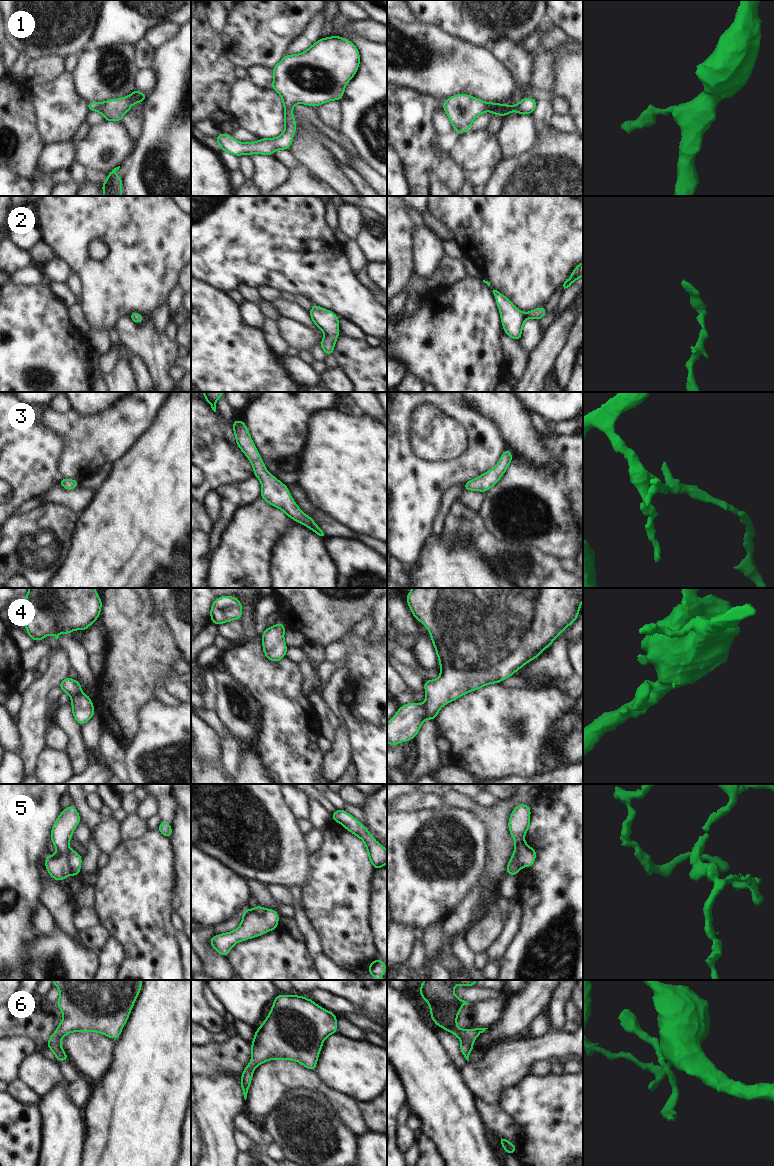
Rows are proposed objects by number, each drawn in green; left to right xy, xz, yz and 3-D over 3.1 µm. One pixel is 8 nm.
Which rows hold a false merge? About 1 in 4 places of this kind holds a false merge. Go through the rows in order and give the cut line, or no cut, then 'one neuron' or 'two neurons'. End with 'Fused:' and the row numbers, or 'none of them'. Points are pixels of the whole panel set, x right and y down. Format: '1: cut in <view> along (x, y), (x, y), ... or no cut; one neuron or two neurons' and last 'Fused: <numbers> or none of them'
1: no cut; one neuron
2: no cut; one neuron
3: no cut; one neuron
4: no cut; one neuron
5: cut in yz along (524, 841), (513, 857), (513, 862), (519, 868); two neurons
6: no cut; one neuron
Fused: 5

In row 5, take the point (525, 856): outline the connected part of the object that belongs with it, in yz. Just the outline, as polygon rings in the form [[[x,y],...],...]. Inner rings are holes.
[[[526,842],[521,844],[518,850],[514,853],[513,863],[519,868],[528,867],[530,868],[537,857],[535,849],[531,848]]]

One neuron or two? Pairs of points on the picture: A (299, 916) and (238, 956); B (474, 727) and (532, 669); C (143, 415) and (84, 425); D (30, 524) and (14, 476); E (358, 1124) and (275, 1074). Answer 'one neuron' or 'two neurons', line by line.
A: two neurons
B: two neurons
C: one neuron
D: two neurons
E: one neuron

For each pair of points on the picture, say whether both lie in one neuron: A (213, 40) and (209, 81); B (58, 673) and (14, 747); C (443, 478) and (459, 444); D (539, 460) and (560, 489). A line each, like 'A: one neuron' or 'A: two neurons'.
A: one neuron
B: two neurons
C: two neurons
D: two neurons

